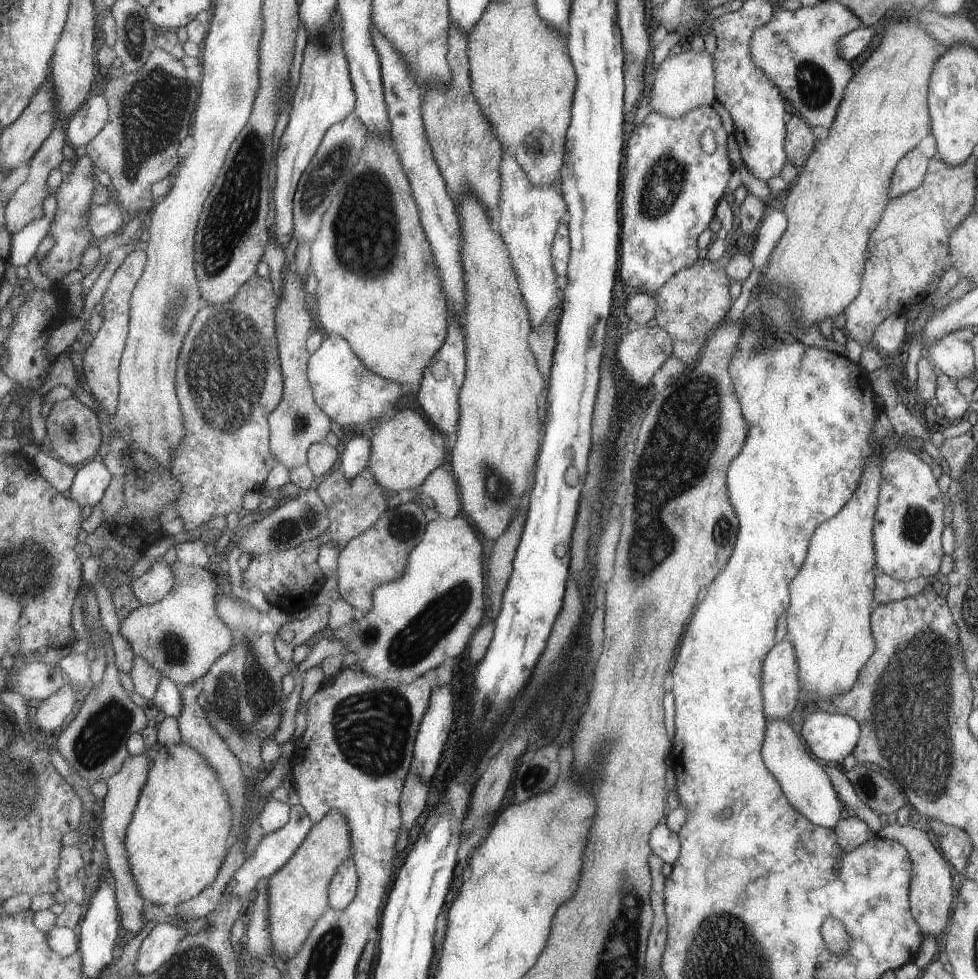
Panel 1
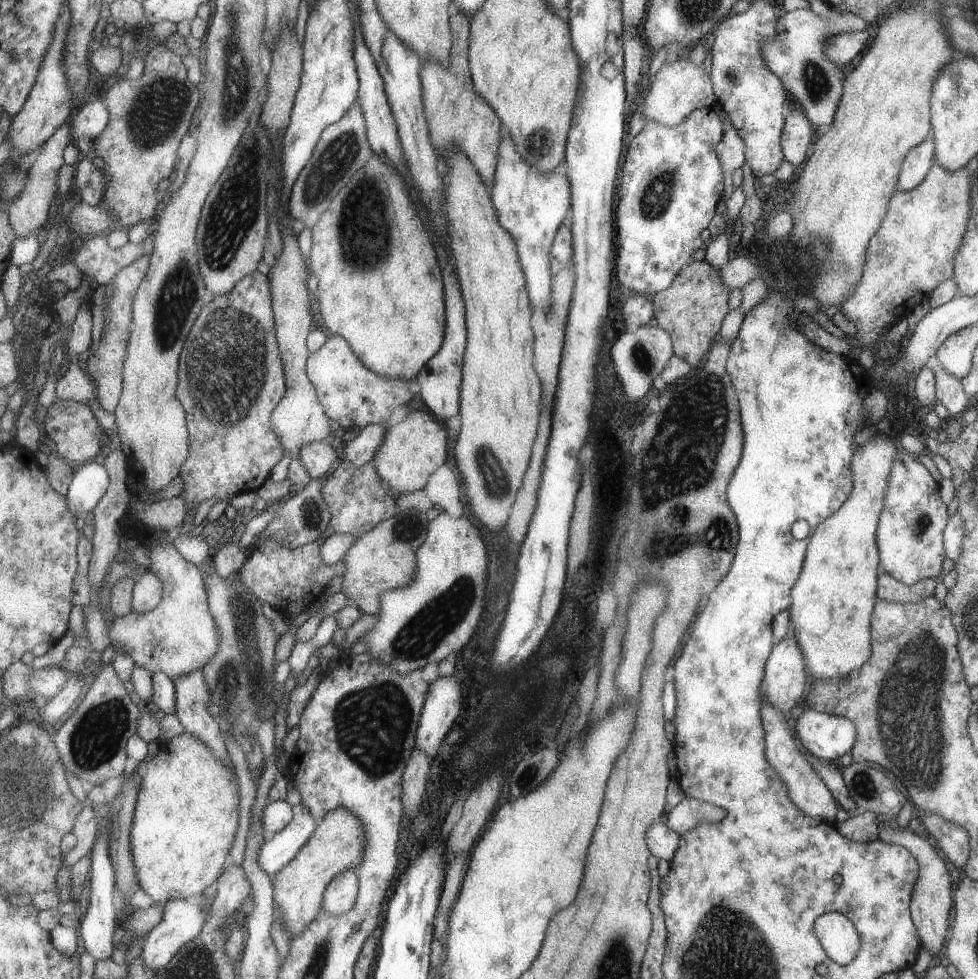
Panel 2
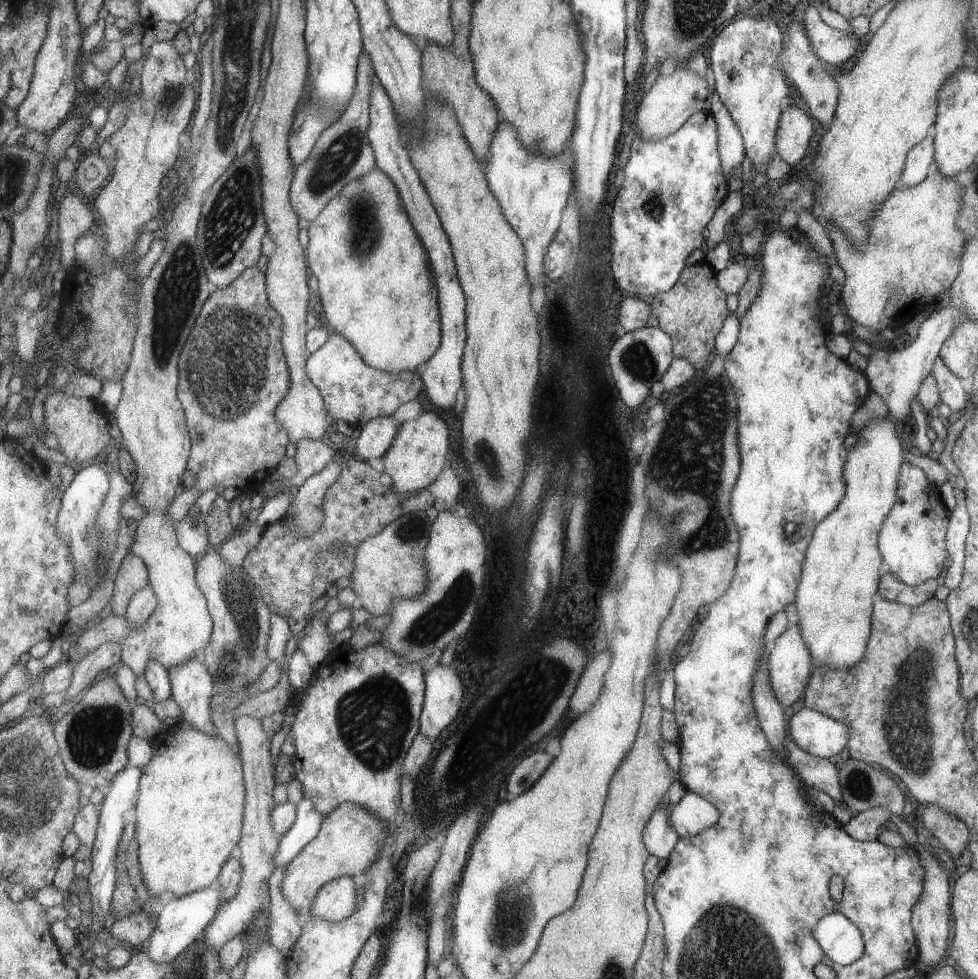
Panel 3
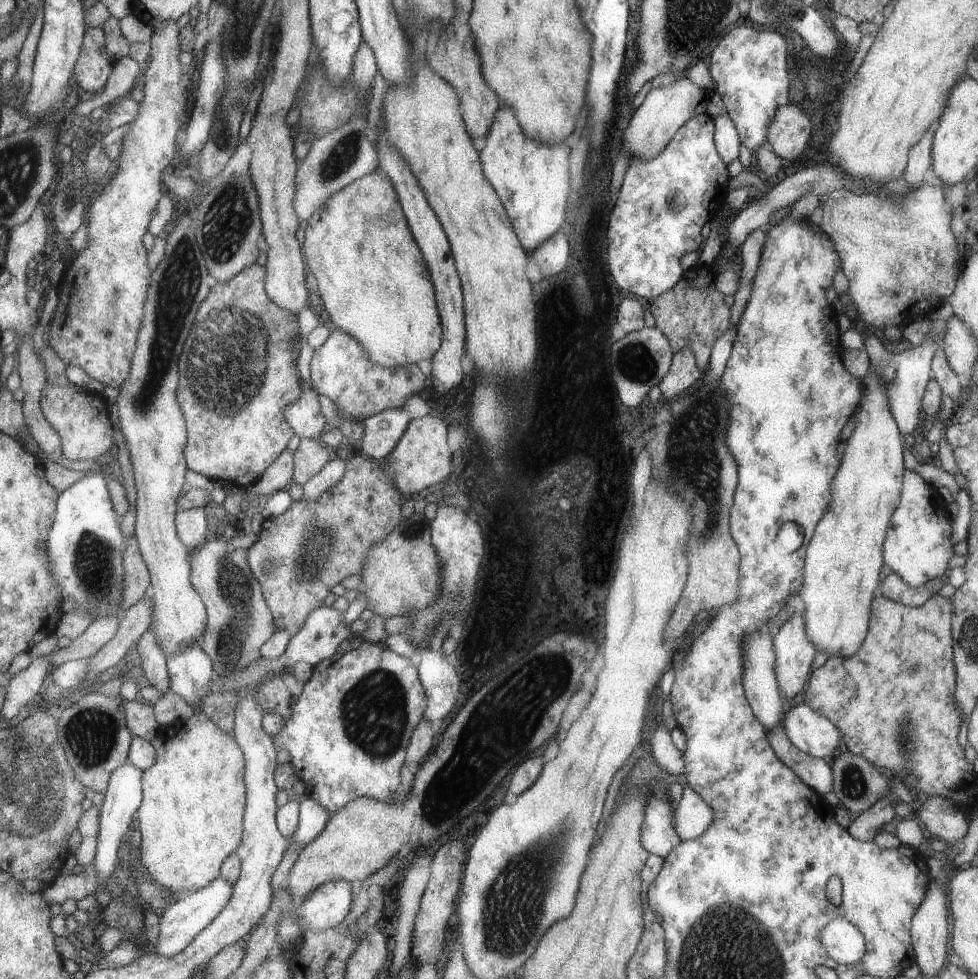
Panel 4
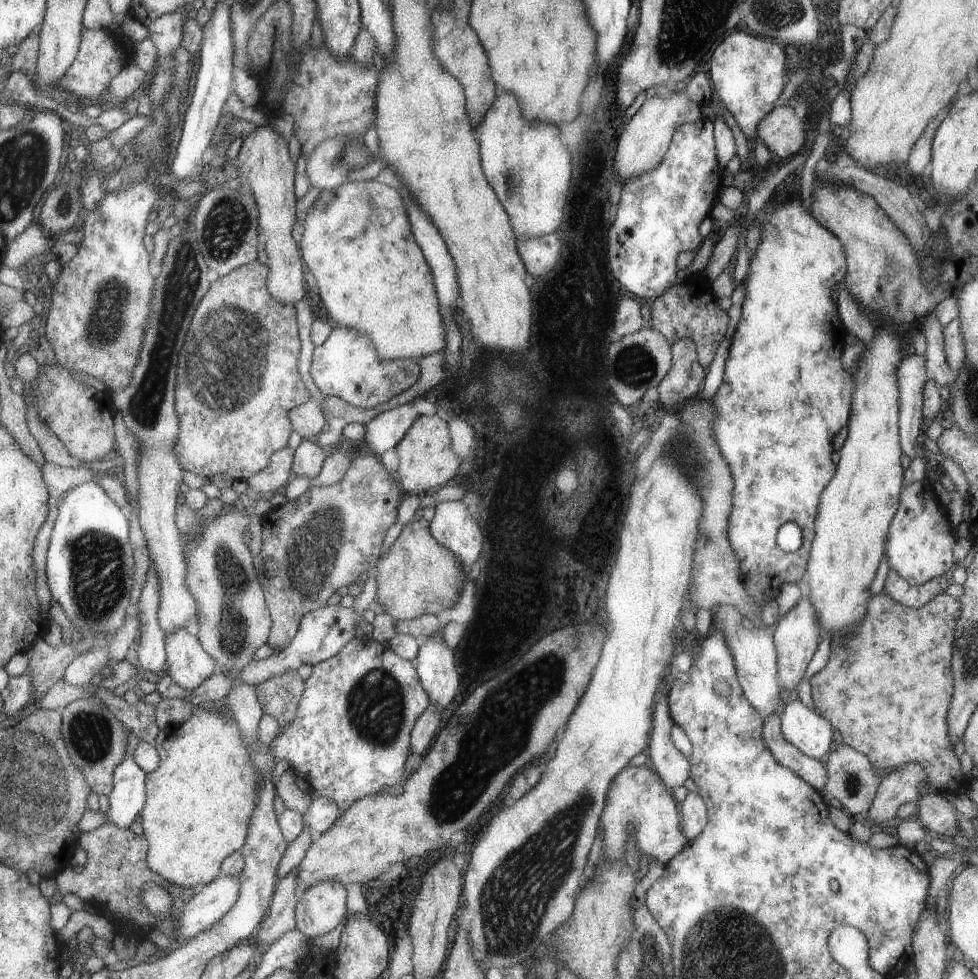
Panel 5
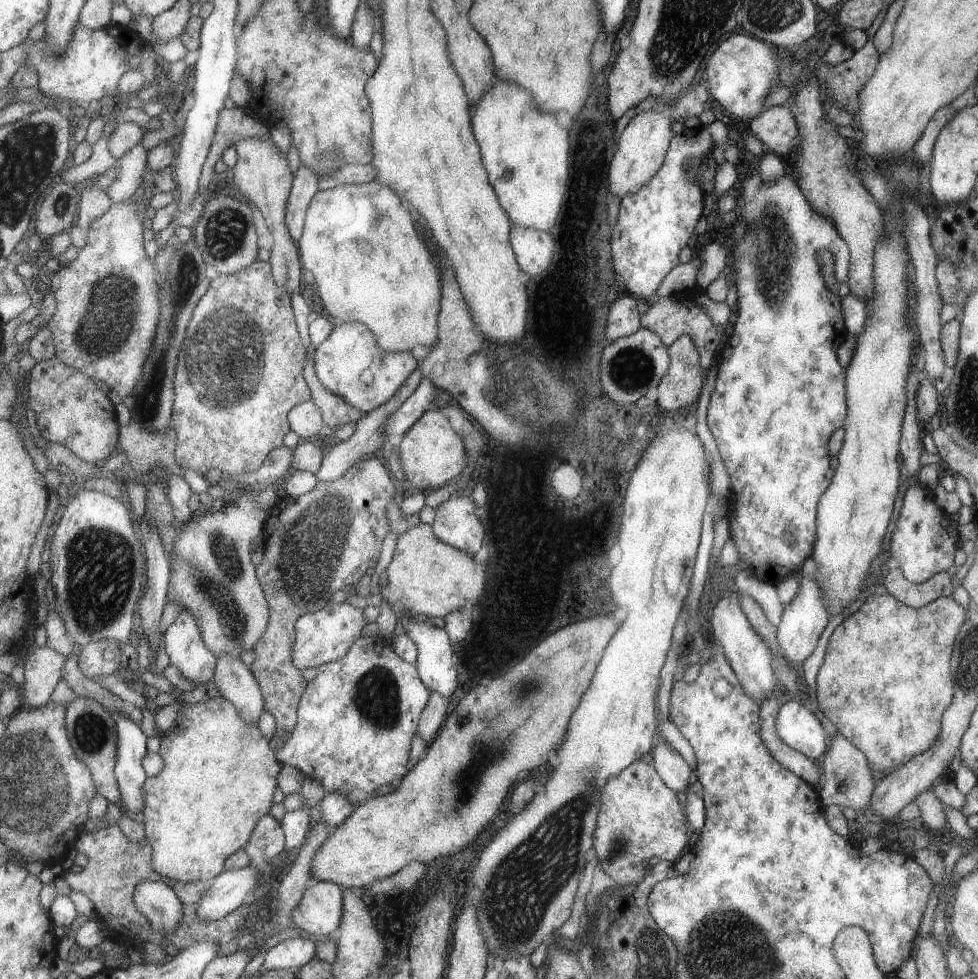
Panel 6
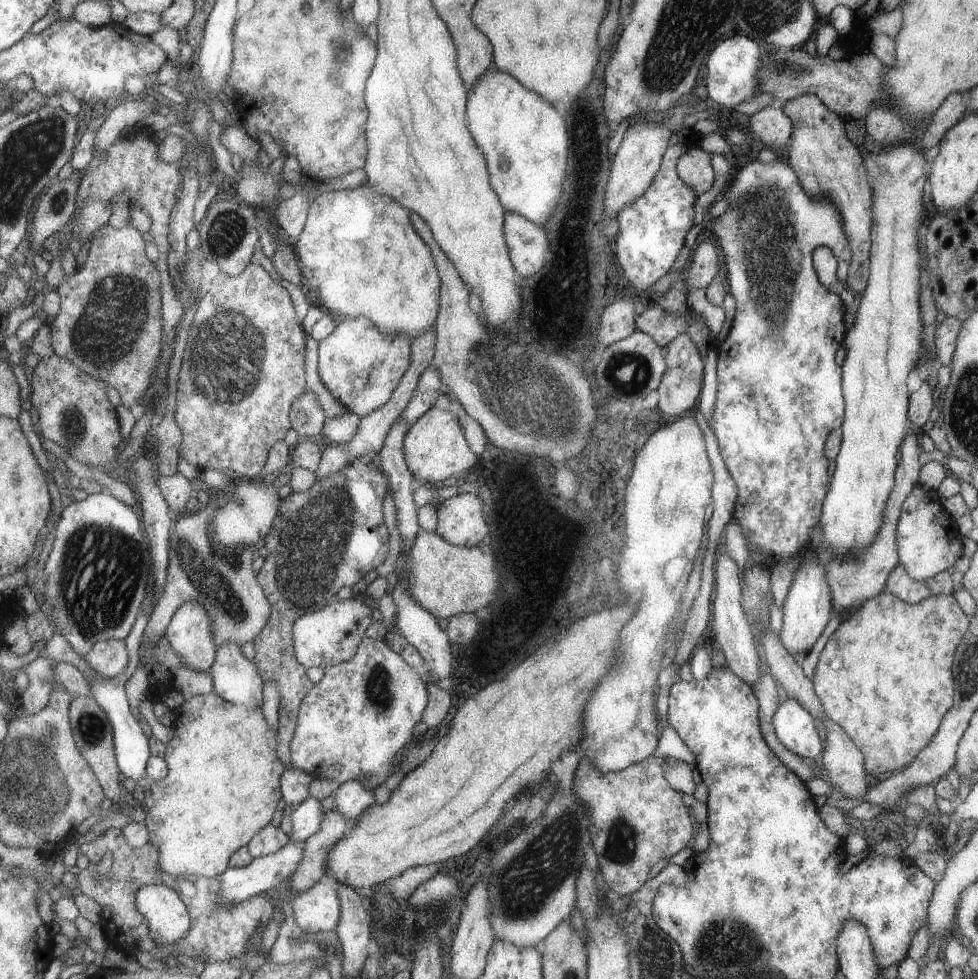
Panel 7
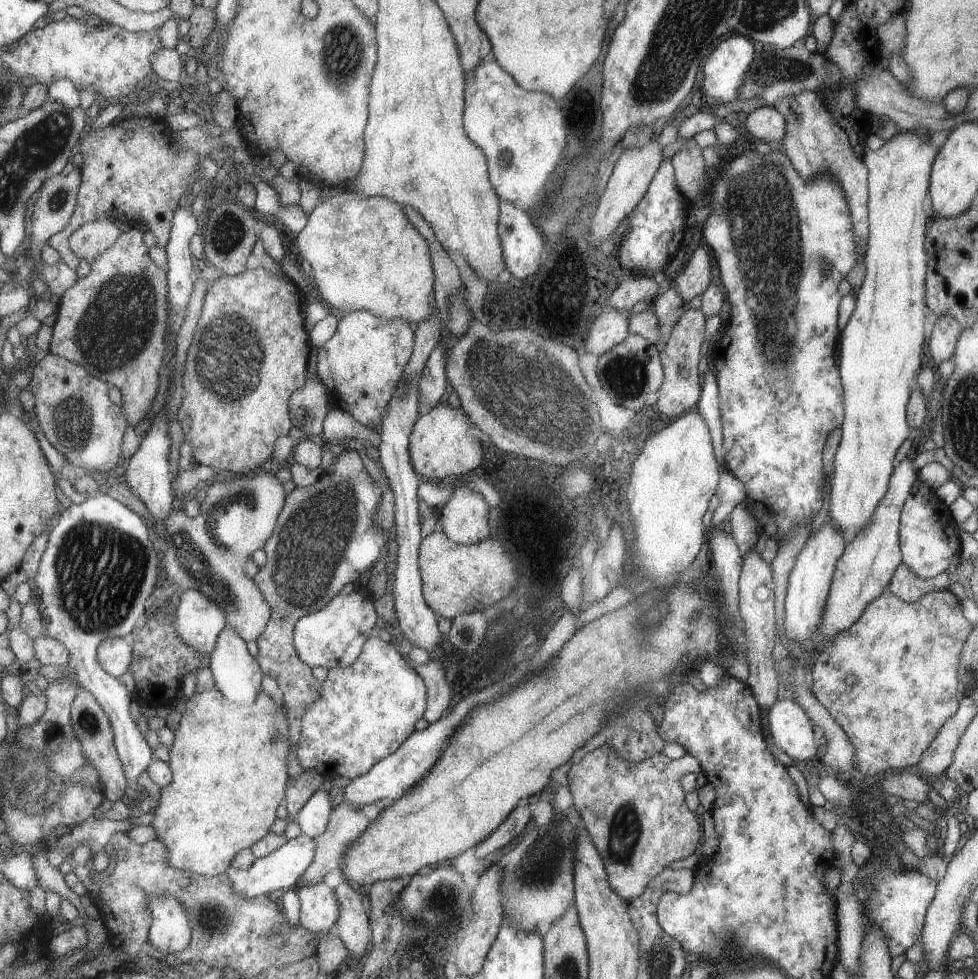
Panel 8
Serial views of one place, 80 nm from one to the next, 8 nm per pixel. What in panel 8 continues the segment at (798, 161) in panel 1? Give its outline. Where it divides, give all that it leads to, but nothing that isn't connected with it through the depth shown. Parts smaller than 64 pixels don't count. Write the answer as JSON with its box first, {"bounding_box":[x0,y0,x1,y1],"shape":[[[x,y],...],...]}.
{"bounding_box":[745,105,786,142],"shape":[[[763,105],[747,115],[745,128],[759,142],[777,141],[786,132],[786,118],[772,106]]]}

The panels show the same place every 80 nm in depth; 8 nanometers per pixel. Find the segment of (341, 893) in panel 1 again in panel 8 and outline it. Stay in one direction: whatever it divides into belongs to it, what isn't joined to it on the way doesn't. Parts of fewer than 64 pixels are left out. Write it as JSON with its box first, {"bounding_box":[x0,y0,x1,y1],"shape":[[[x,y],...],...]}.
{"bounding_box":[296,884,342,934],"shape":[[[327,884],[301,885],[296,889],[300,897],[300,925],[305,932],[323,934],[337,927],[342,909],[335,890]]]}

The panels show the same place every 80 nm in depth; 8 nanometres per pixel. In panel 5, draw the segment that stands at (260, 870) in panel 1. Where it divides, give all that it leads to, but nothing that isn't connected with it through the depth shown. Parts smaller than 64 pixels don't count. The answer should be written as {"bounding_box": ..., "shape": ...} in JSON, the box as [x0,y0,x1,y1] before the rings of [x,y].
{"bounding_box":[304,797,345,839],"shape":[[[329,797],[315,798],[304,815],[306,826],[313,839],[326,833],[345,811]]]}

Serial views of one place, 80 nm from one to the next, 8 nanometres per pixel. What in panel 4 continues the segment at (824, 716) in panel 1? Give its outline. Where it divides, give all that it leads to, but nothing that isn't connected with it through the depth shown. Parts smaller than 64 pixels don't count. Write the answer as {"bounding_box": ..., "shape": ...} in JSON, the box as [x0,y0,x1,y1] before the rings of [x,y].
{"bounding_box":[781,703,839,757],"shape":[[[805,703],[792,706],[781,723],[789,742],[812,757],[829,756],[839,742],[837,726]]]}

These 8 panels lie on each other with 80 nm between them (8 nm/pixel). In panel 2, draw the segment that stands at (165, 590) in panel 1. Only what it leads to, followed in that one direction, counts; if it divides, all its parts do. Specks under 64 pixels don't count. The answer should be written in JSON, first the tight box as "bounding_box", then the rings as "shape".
{"bounding_box":[133,570,163,614],"shape":[[[152,570],[144,571],[134,588],[133,611],[143,614],[157,608],[163,593],[163,581]]]}

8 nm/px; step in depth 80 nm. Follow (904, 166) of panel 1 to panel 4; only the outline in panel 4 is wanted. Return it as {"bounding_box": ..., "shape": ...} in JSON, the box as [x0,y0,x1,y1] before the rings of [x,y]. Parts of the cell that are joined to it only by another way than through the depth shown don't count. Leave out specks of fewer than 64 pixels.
{"bounding_box":[902,119,939,188],"shape":[[[935,119],[935,124],[930,124],[922,138],[910,148],[909,158],[906,162],[906,168],[902,172],[909,188],[916,188],[923,180],[925,170],[929,168],[932,158],[930,155],[932,149],[932,138],[939,124],[939,119]]]}

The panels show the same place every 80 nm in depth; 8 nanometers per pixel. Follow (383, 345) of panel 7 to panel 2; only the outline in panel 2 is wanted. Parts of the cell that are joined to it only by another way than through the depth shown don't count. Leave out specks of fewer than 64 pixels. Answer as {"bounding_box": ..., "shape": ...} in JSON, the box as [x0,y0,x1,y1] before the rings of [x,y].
{"bounding_box":[308,335,417,433],"shape":[[[332,335],[323,348],[312,353],[308,375],[318,389],[326,413],[336,421],[343,433],[355,433],[372,424],[387,424],[393,410],[411,402],[417,384],[409,379],[394,379],[377,374],[363,364],[346,338]]]}

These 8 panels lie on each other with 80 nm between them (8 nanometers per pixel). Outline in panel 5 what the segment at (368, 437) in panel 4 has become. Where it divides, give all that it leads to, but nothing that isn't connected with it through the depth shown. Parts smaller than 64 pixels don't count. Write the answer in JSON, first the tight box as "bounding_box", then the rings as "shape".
{"bounding_box":[367,401,419,456],"shape":[[[413,401],[379,414],[367,424],[367,446],[378,456],[389,448],[397,447],[419,417]]]}

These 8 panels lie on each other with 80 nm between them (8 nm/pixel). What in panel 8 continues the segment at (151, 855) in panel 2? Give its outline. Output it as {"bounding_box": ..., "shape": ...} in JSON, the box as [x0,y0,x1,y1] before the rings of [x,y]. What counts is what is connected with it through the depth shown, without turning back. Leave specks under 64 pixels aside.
{"bounding_box":[150,687,292,877],"shape":[[[217,687],[188,698],[169,750],[173,782],[160,788],[159,805],[150,824],[158,839],[169,848],[171,868],[207,877],[221,875],[232,866],[235,856],[244,849],[252,849],[278,820],[277,808],[285,802],[290,785],[287,754],[292,748],[287,712],[283,710],[283,702],[277,699],[279,696],[271,698],[261,692],[255,704],[245,706],[231,702]]]}

